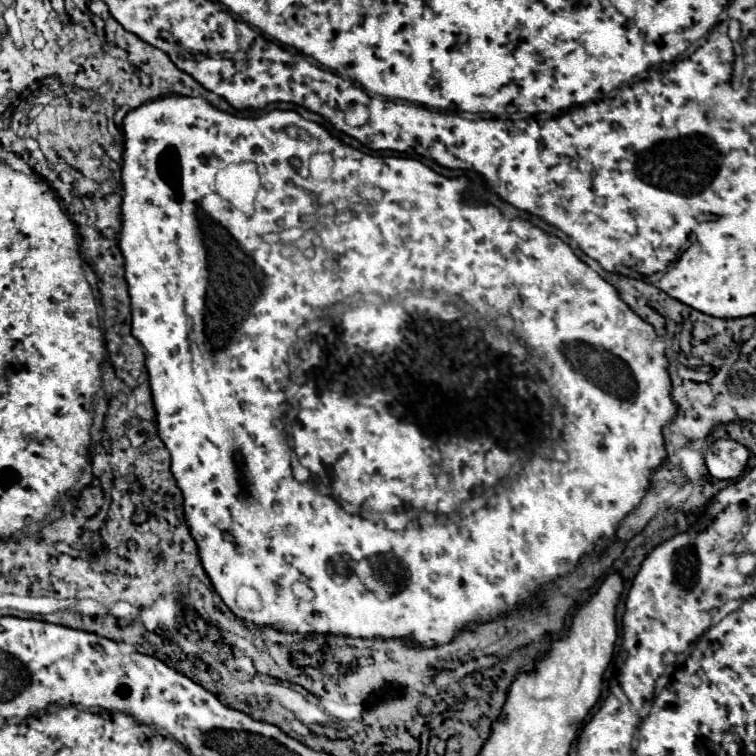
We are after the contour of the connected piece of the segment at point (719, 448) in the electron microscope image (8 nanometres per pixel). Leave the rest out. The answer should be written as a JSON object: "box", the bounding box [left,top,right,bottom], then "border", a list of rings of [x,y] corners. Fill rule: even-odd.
{"box":[706,438,750,480],"border":[[[722,438],[716,440],[712,446],[712,452],[706,458],[706,466],[710,474],[718,480],[736,480],[750,460],[748,448],[744,448],[740,442]]]}

